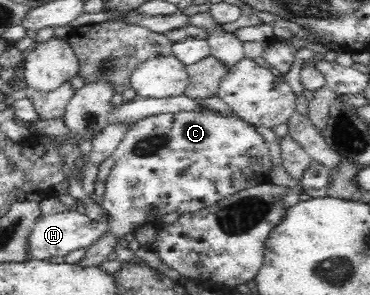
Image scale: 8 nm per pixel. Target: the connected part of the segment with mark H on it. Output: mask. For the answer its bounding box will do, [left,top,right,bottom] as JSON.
[26,210,106,261]

